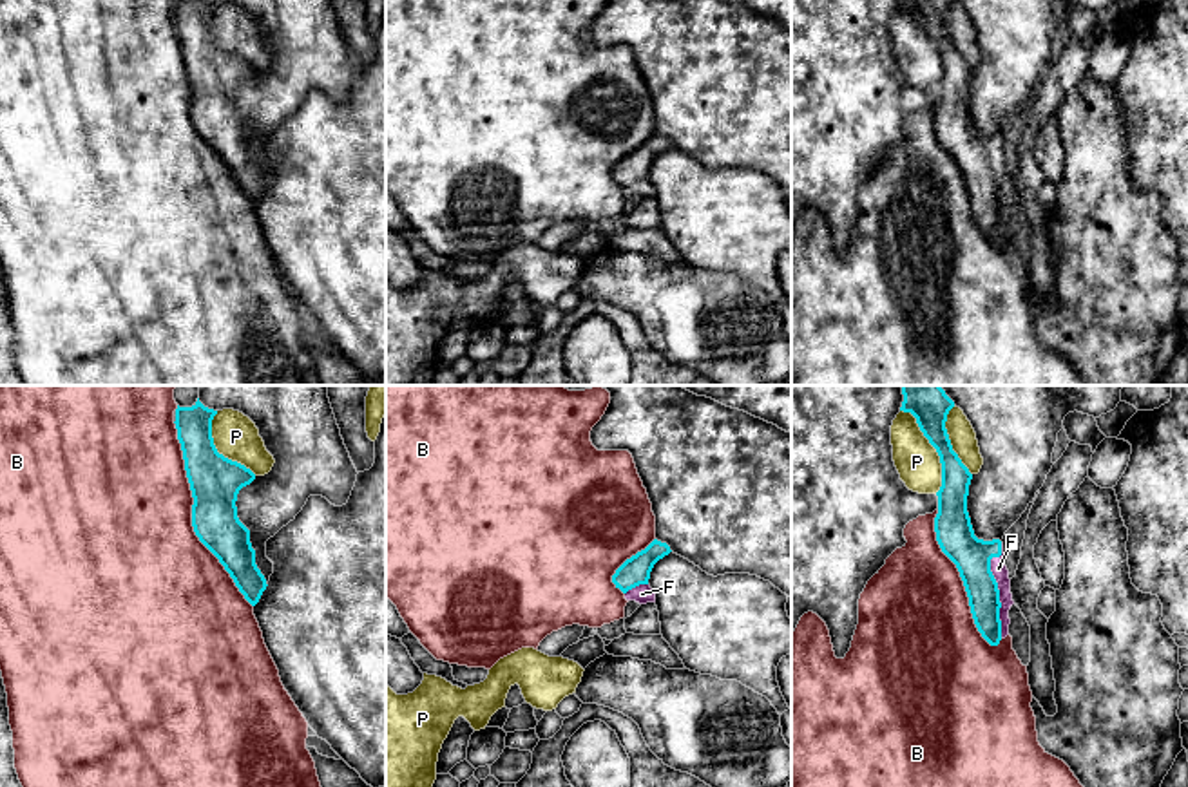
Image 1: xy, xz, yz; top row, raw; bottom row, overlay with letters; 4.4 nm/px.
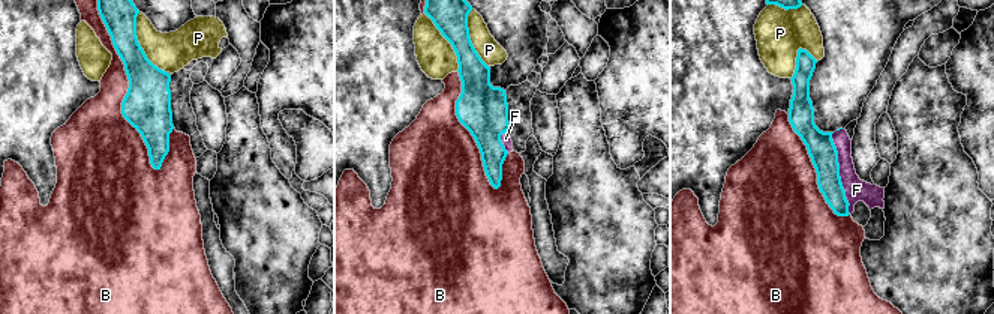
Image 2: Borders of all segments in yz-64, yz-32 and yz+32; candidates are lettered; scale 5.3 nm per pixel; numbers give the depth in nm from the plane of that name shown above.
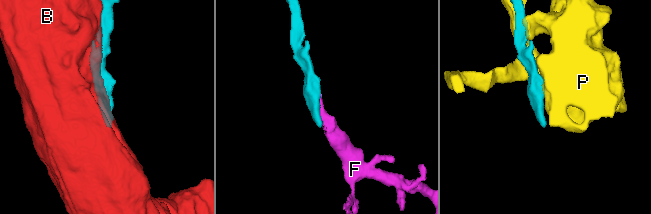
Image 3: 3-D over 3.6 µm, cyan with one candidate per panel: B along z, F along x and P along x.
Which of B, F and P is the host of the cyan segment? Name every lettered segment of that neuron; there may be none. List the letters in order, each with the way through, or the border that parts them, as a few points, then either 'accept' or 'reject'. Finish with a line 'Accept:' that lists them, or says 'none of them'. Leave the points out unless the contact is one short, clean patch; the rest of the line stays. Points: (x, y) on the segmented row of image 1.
B: reject
F: accept
P: reject
Accept: F

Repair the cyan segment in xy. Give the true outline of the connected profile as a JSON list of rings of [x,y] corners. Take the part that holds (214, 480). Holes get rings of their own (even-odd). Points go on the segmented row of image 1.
[[[199,398],[192,407],[176,409],[176,429],[181,443],[185,470],[190,483],[192,526],[199,541],[219,559],[234,579],[244,599],[255,606],[266,590],[266,579],[255,564],[255,550],[250,543],[250,530],[237,517],[237,494],[255,479],[244,465],[217,452],[212,438],[212,420],[217,411],[205,407]]]

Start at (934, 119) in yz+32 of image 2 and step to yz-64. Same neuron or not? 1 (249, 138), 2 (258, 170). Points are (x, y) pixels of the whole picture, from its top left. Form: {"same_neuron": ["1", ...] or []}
{"same_neuron": ["1", "2"]}

